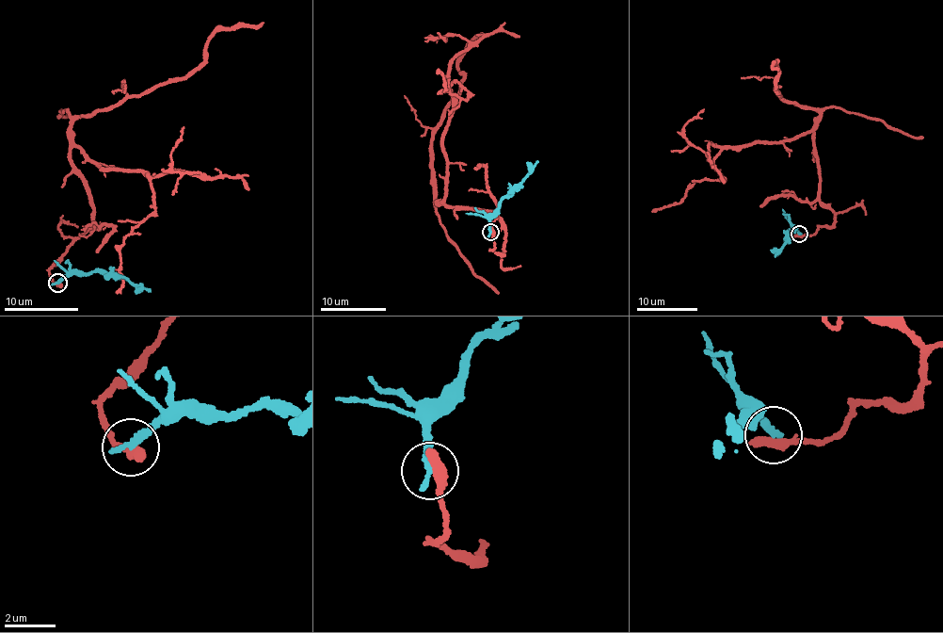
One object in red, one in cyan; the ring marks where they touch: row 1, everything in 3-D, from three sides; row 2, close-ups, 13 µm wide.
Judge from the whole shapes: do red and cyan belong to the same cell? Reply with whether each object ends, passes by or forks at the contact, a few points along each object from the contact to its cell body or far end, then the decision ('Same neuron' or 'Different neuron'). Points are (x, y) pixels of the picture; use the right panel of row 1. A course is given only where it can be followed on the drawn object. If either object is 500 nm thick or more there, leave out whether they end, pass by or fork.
Course of red: (799, 235), (835, 220), (820, 200), (812, 131), (722, 150), (712, 164), (724, 179), (698, 180), (651, 211). Course of cyan: (799, 235), (794, 229), (791, 233), (790, 230), (775, 256). Different neuron

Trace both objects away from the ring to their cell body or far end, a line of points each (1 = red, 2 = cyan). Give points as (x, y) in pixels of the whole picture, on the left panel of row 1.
1: (58, 284), (49, 271), (93, 222), (74, 146), (109, 170), (151, 177), (155, 210), (126, 235), (119, 293)
2: (58, 284), (71, 275), (113, 272), (150, 291)

